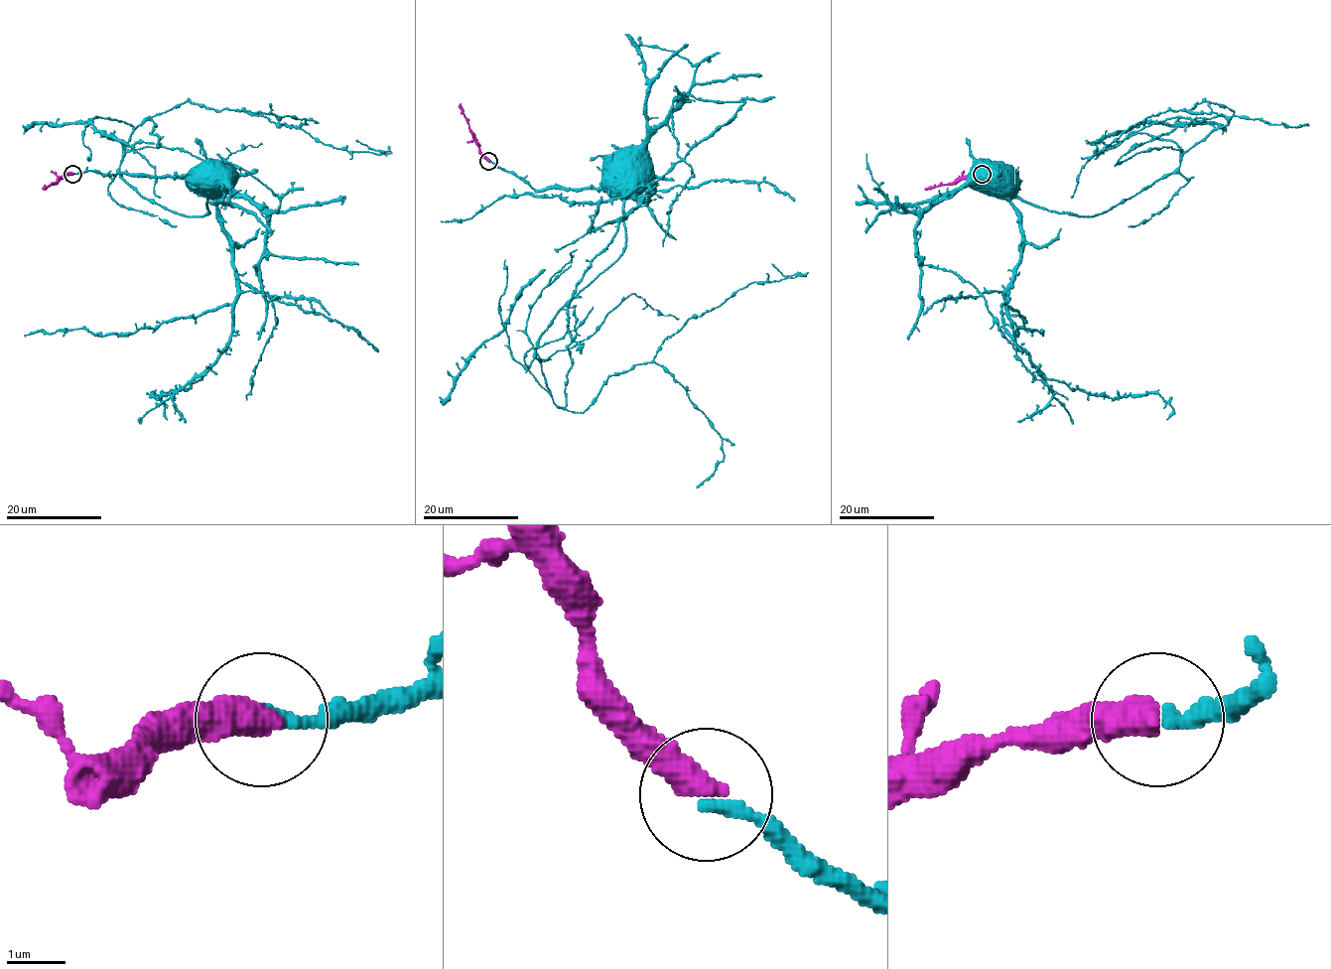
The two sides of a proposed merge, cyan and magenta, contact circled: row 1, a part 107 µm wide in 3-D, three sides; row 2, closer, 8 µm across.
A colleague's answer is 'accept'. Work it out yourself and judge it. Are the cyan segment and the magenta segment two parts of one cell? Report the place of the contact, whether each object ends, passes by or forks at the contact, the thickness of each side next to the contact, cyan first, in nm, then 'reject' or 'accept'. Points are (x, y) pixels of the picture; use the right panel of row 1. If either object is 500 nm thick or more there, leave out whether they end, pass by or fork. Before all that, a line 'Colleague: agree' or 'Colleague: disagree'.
Colleague: agree
(982, 174) | 240/500 nm | accept

